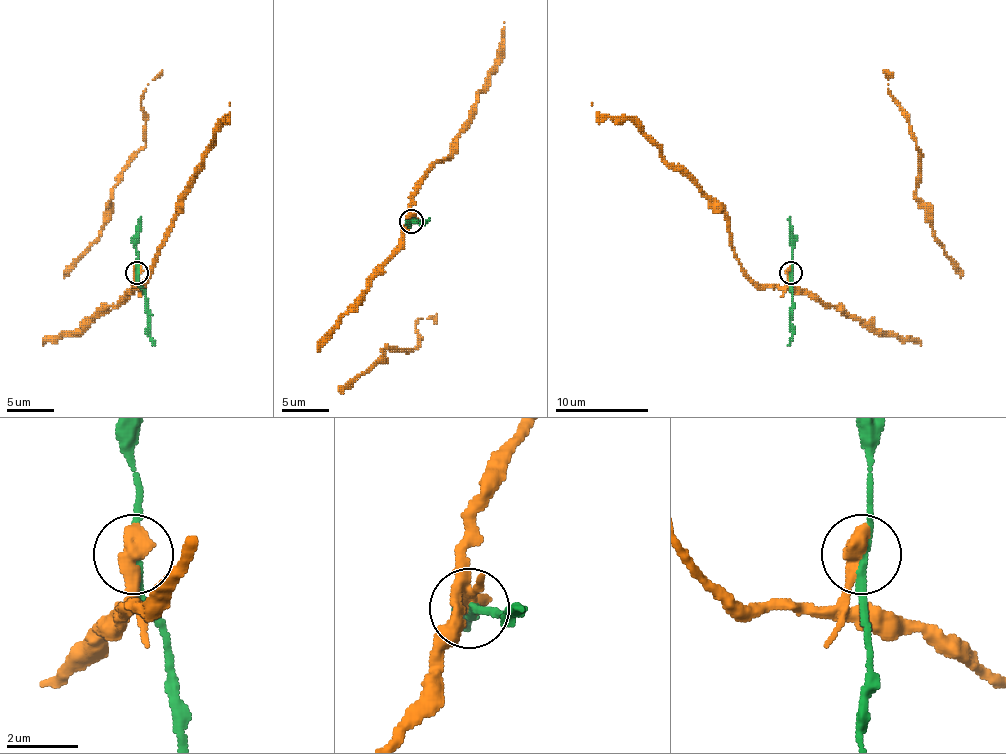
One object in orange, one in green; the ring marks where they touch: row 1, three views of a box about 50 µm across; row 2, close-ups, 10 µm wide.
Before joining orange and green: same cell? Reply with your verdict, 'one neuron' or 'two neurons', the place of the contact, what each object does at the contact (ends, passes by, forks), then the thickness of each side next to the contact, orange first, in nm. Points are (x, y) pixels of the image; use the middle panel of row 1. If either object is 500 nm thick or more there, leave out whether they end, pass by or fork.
two neurons; place (411, 221); calibres 650 and 180 nm

